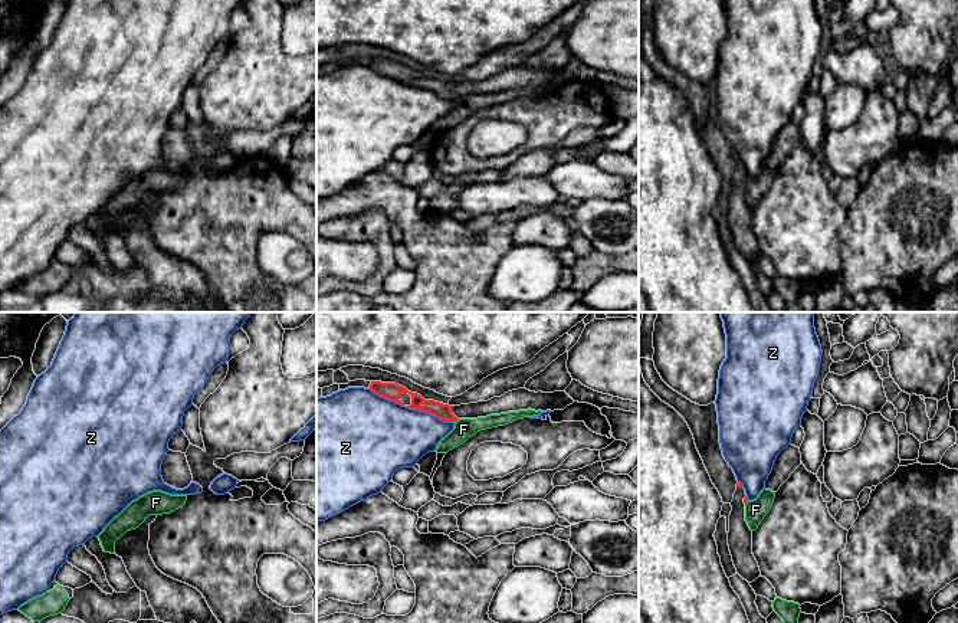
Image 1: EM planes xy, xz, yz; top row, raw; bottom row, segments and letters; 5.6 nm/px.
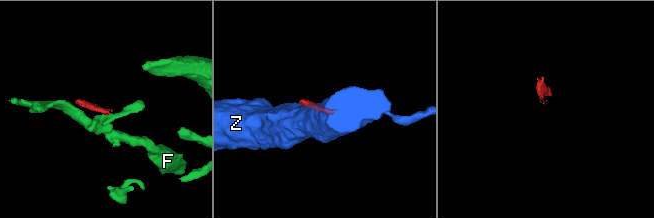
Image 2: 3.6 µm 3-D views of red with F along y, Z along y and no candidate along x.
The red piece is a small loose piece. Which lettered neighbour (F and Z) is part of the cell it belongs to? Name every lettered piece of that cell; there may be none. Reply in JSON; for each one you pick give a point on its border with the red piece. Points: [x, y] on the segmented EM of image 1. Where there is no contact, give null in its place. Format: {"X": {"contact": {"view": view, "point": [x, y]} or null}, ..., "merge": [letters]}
{"merge": []}

